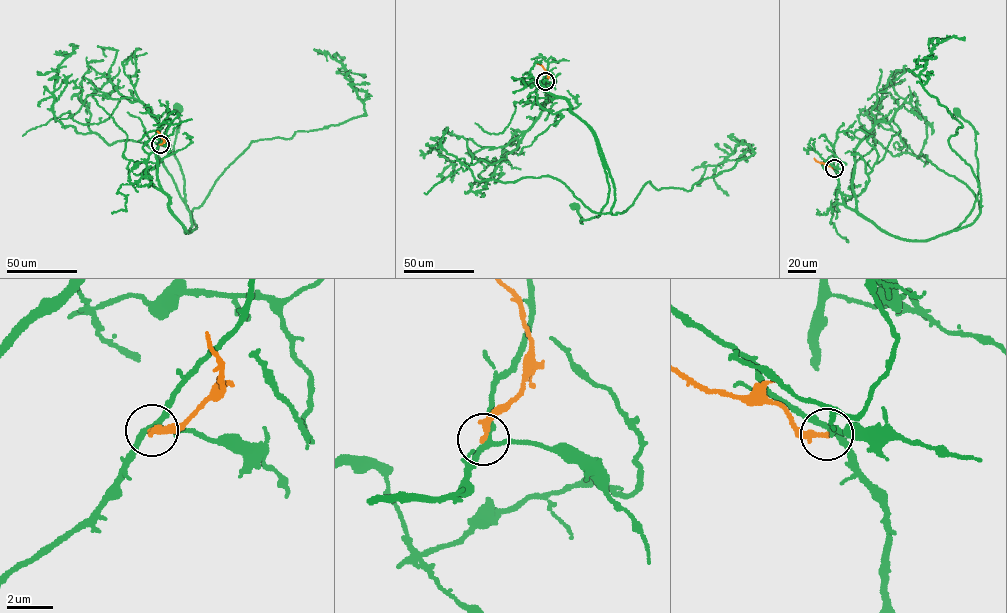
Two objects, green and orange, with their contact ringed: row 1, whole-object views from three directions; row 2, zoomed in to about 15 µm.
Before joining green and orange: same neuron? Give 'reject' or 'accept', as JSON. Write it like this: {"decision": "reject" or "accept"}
{"decision": "reject"}

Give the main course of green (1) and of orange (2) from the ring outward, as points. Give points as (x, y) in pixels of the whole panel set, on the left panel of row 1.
1: (159, 144), (146, 161), (149, 179), (168, 196), (168, 207), (186, 233), (192, 224), (174, 152), (177, 109)
2: (159, 144), (164, 140), (157, 131)

